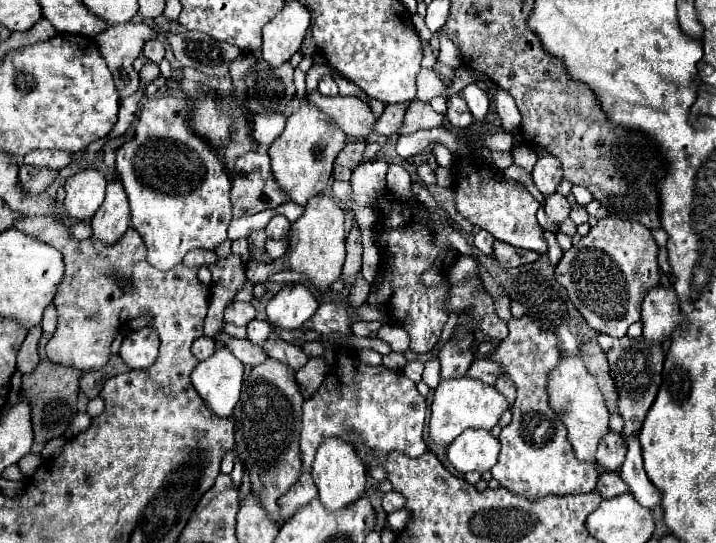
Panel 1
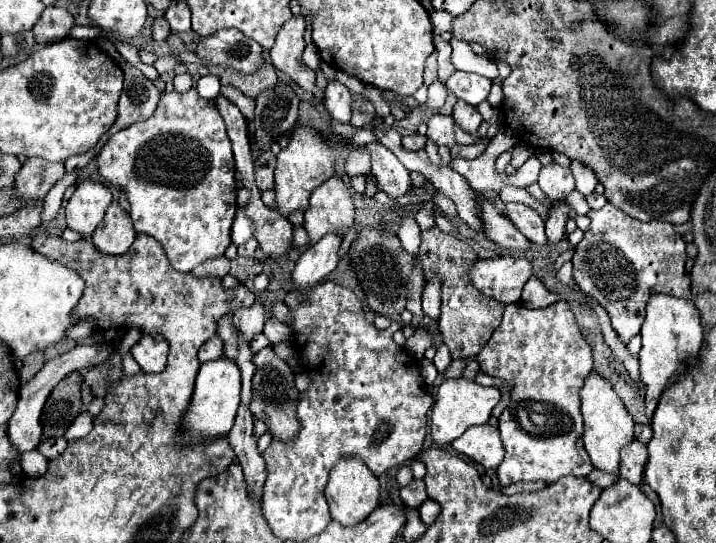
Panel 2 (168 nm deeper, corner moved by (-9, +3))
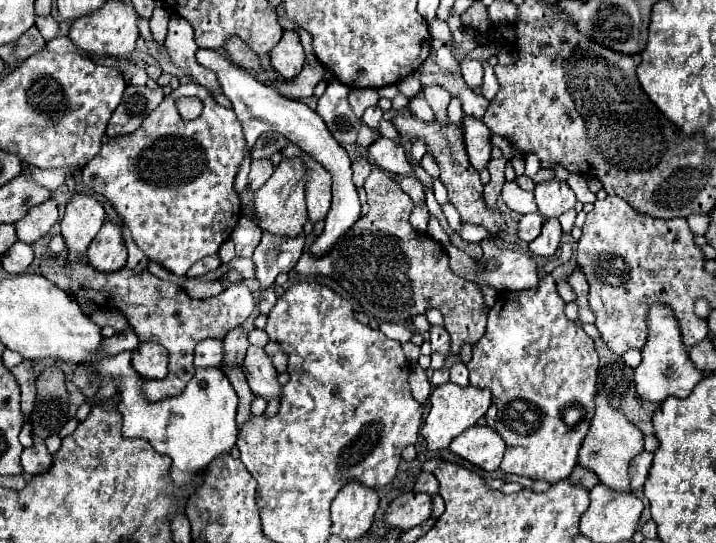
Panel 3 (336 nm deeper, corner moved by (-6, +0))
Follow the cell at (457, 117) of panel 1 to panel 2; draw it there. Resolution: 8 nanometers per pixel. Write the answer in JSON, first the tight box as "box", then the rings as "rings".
{"box":[451,101,483,137],"rings":[[[457,101],[451,115],[453,115],[455,123],[457,123],[465,133],[477,137],[477,129],[479,129],[479,125],[483,123],[483,117],[479,115],[479,111],[477,111],[475,107],[471,107],[469,103]]]}

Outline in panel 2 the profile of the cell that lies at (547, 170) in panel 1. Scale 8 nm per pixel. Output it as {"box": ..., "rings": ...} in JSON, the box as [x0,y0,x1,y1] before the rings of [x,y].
{"box":[539,163,575,201],"rings":[[[549,163],[539,173],[539,187],[551,201],[563,201],[575,189],[575,181],[569,167]]]}

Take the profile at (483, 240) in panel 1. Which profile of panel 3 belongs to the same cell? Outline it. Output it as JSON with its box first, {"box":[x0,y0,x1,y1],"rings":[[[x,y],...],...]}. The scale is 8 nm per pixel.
{"box":[362,106,382,130],"rings":[[[370,106],[370,108],[366,108],[366,112],[364,112],[364,116],[362,116],[362,122],[368,124],[372,130],[378,130],[380,118],[382,118],[380,106]]]}

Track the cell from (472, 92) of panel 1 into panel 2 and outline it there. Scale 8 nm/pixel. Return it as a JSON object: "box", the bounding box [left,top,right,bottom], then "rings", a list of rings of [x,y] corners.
{"box":[445,71,491,107],"rings":[[[455,71],[445,85],[457,99],[463,99],[463,101],[471,103],[473,107],[477,107],[479,103],[487,101],[489,89],[491,89],[491,79],[487,79],[483,75],[475,75],[475,73]]]}

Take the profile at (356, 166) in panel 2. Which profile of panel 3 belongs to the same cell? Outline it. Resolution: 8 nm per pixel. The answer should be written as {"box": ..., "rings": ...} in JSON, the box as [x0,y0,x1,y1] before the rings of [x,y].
{"box":[352,158,372,188],"rings":[[[358,158],[352,162],[352,170],[354,170],[354,184],[356,184],[356,188],[360,188],[372,170],[372,164],[364,158]]]}

